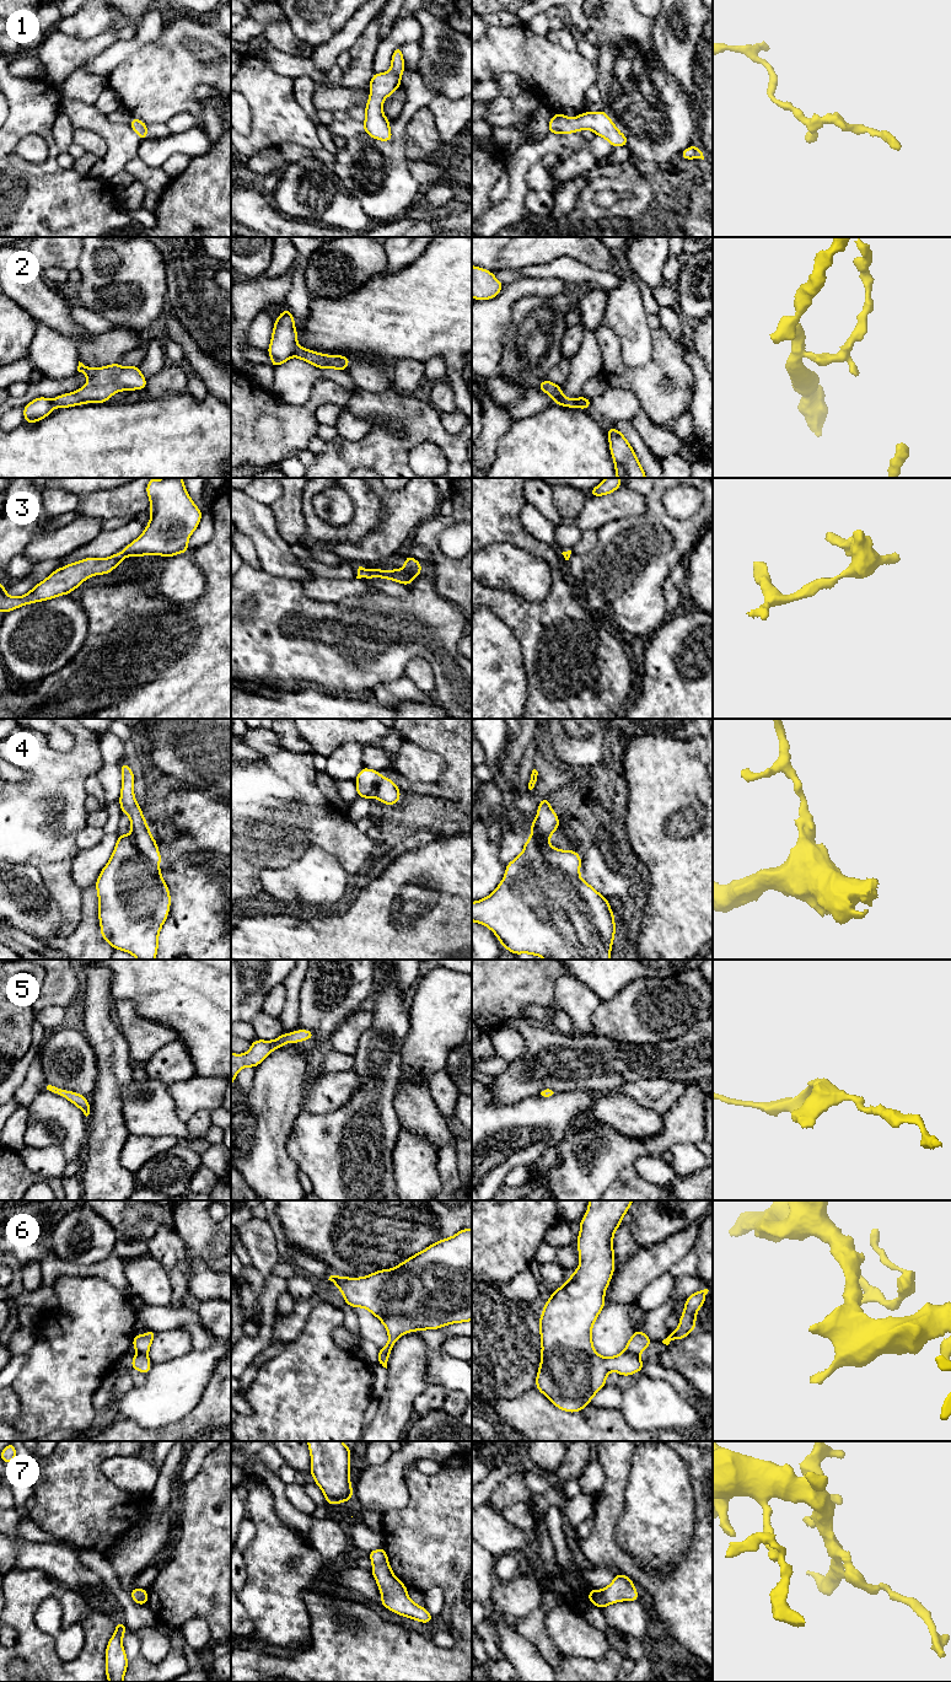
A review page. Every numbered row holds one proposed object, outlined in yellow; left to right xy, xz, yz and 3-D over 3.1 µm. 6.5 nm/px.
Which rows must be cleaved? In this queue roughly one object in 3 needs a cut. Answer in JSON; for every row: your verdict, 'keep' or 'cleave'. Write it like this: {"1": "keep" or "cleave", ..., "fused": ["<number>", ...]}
{"1": "keep", "2": "cleave", "3": "keep", "4": "cleave", "5": "keep", "6": "cleave", "7": "keep", "fused": ["2", "4", "6"]}

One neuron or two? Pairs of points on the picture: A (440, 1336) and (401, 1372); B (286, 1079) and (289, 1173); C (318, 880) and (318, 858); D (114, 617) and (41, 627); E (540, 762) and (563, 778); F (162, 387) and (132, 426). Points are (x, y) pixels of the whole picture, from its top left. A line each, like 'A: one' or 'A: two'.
A: two
B: one
C: one
D: two
E: one
F: two

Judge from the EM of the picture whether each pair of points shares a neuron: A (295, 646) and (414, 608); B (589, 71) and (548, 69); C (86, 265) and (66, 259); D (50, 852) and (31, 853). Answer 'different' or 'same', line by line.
A: same
B: same
C: different
D: same

